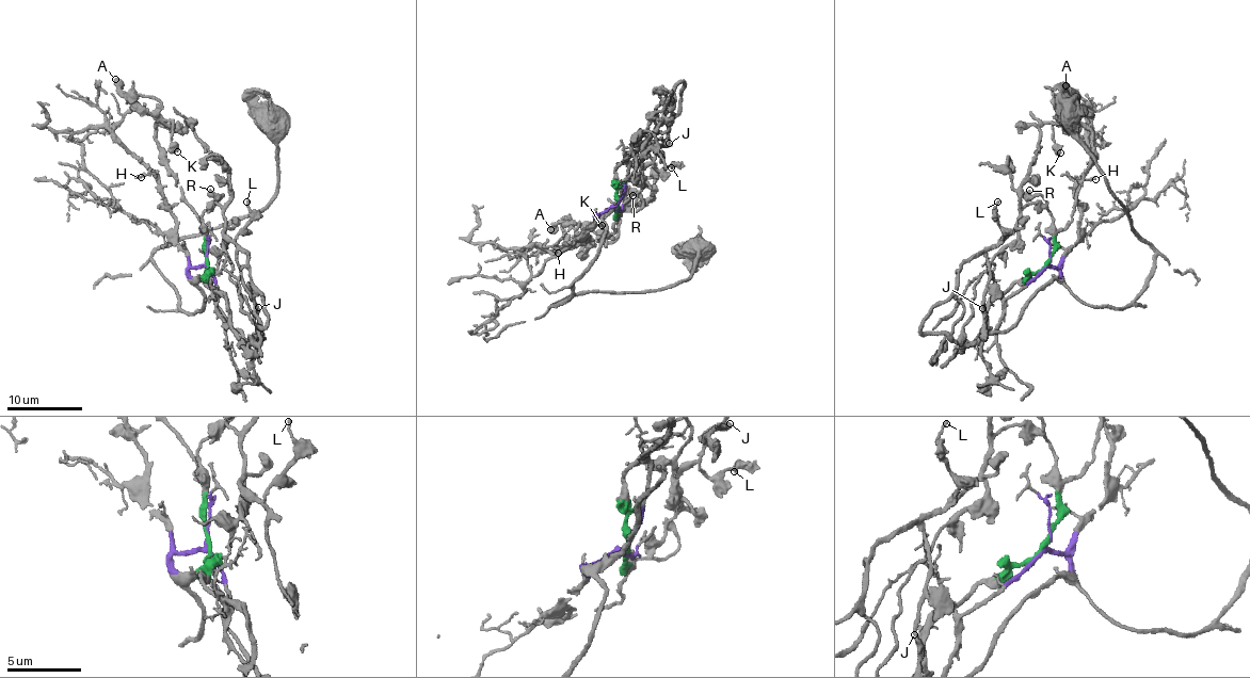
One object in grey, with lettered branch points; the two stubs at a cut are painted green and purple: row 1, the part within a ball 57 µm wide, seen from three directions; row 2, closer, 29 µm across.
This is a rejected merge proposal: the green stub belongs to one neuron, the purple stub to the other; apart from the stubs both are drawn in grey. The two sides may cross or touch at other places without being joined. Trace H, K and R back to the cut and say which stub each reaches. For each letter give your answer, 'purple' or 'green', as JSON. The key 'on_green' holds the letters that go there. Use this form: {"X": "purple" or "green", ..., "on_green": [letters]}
{"H": "purple", "K": "green", "R": "green", "on_green": ["K", "R"]}

